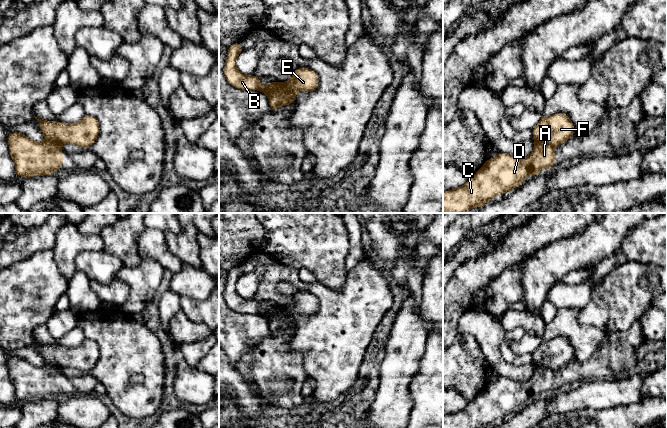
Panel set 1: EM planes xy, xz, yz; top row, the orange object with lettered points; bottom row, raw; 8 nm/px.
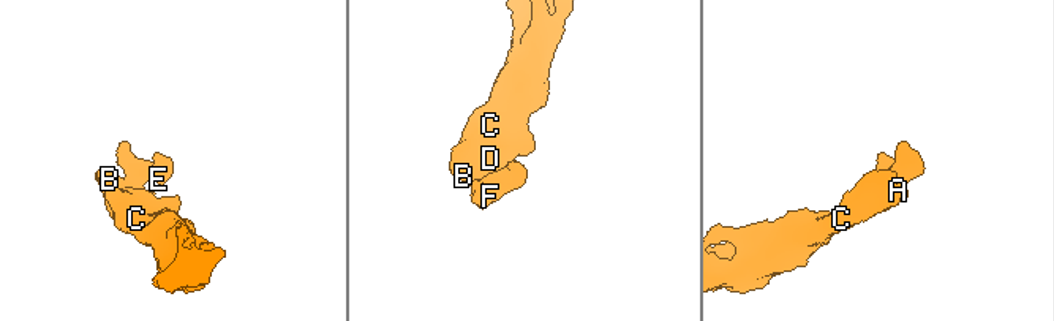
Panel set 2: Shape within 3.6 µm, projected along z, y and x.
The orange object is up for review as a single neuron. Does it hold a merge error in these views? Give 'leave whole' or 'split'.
split

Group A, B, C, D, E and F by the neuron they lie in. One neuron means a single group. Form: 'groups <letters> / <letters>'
groups A B C D / E F

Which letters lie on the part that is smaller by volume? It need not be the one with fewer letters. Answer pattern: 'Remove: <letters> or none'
Remove: E, F

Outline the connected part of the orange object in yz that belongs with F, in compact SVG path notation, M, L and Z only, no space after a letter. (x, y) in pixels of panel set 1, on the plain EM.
M566 337L543 339L532 356L532 363L535 366L544 366L557 371L574 360L574 349Z

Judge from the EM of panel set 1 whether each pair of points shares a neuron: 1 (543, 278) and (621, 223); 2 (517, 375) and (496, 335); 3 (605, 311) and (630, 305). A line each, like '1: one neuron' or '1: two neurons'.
1: one neuron
2: one neuron
3: one neuron

